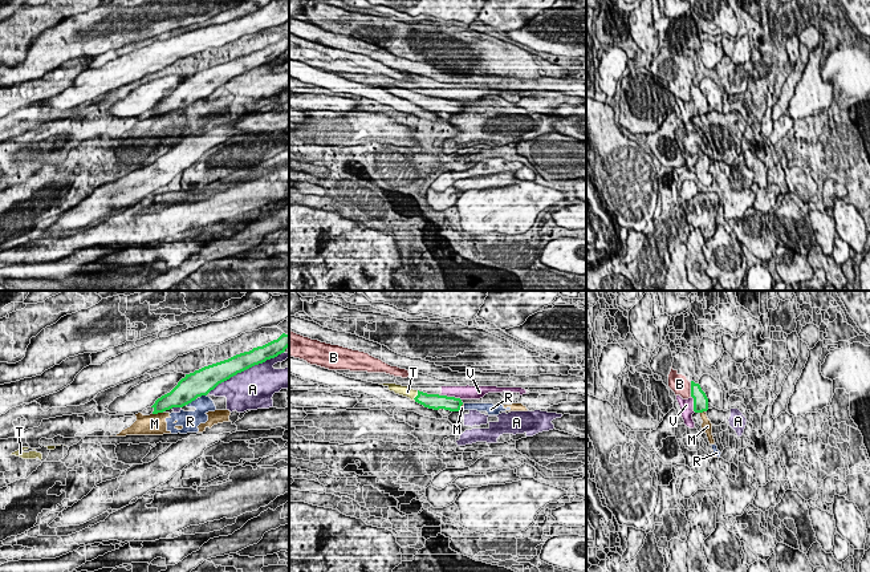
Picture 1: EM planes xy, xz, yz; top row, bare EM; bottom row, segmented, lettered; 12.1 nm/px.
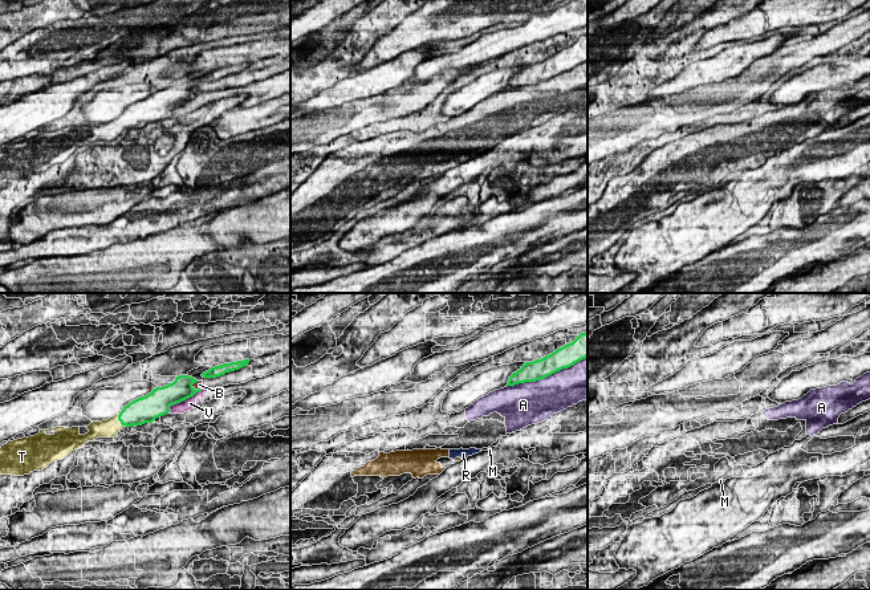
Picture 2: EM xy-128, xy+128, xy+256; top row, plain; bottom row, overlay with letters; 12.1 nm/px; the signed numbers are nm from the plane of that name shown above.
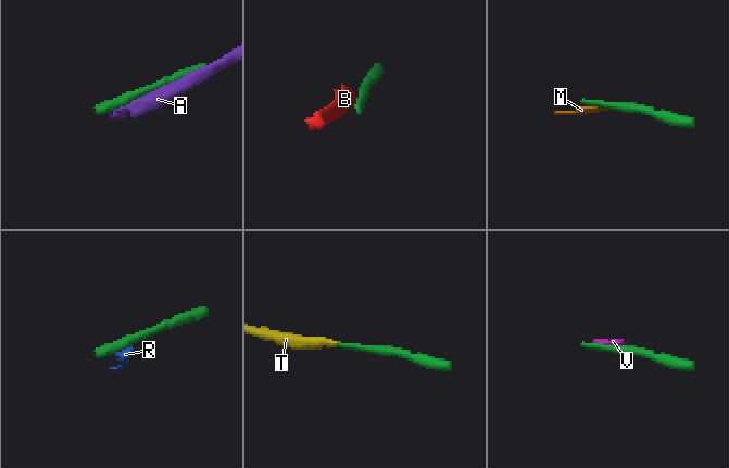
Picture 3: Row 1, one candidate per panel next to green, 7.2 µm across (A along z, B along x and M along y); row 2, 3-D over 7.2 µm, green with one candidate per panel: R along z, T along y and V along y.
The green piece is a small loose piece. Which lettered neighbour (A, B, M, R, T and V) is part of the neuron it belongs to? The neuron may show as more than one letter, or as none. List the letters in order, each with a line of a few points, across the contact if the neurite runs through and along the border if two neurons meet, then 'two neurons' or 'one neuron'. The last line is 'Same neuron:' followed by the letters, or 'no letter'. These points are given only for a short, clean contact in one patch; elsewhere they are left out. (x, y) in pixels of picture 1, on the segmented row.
A: two neurons
B: two neurons
M: two neurons
R: two neurons
T: line xz (433, 401), (417, 396), (407, 392); one neuron
V: two neurons
Same neuron: T

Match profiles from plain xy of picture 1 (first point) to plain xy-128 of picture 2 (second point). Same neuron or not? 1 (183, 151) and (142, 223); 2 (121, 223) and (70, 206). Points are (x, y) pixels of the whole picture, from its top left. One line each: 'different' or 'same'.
1: different
2: different

